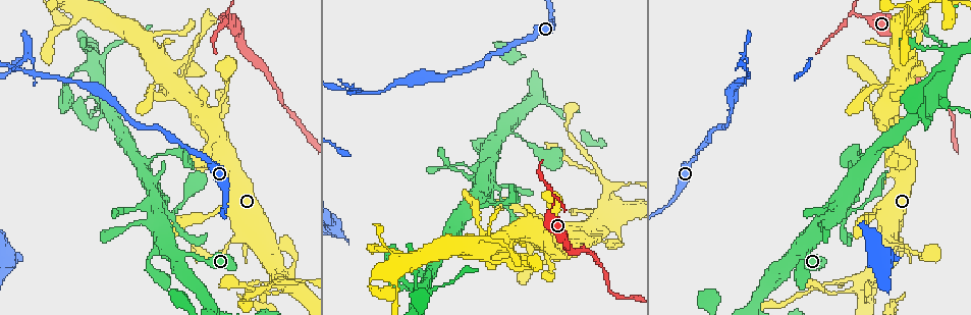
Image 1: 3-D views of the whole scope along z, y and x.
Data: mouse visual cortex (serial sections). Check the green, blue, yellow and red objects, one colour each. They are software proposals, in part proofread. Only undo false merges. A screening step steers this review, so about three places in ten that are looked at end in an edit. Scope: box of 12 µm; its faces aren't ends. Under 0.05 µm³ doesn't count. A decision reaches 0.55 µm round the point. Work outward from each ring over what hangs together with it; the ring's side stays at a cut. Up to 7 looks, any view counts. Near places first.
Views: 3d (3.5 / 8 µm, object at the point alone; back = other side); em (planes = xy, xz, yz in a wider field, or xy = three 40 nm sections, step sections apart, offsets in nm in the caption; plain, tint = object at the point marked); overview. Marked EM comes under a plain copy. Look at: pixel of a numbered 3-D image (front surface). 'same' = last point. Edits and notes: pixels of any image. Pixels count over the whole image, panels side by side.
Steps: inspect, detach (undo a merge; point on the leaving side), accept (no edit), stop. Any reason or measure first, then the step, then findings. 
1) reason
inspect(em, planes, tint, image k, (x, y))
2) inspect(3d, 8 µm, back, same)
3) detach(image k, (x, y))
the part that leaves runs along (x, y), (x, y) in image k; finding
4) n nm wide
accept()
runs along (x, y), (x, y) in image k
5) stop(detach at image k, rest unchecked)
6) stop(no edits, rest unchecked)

small branch off a trunk
inspect(3d, 3.5 µm, image 1, (603, 189))

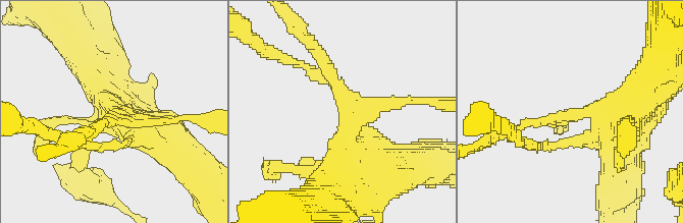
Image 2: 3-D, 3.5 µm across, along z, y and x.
now the EM
inspect(em, xy, step 5, tint, image 2, (569, 116))

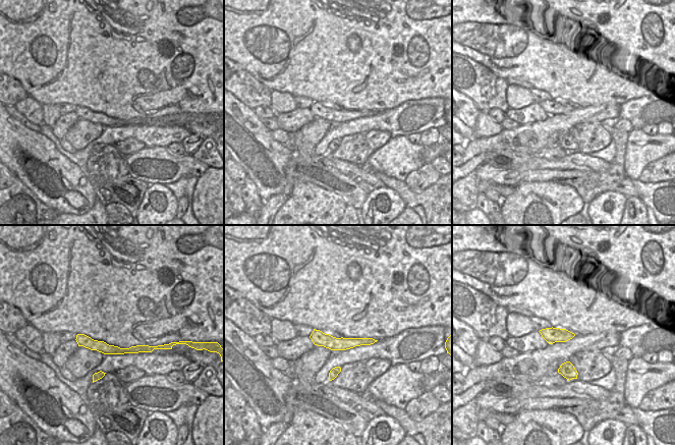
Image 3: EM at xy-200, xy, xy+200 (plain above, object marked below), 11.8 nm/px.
arms of 100, 150, 500 nm
accept()
runs along (631, 107), (513, 131) in image 2; continuous, no second cell

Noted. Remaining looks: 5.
a narrow waist
inspect(3d, 3.5 µm, image 1, (228, 15))

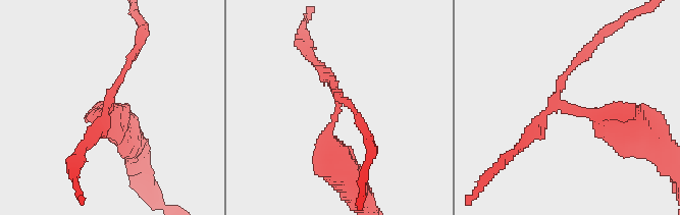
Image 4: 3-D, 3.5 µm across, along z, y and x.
now the EM
inspect(em, xy, step 5, tint, image 4, (340, 104))

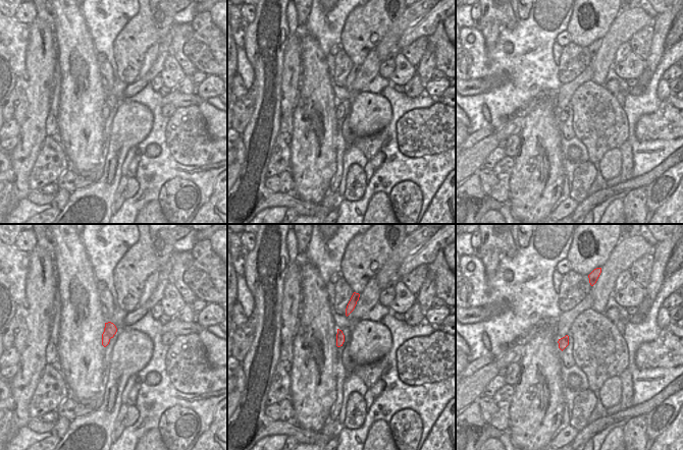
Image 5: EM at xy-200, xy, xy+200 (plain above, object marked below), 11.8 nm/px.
detach(image 4, (325, 78))
the part that leaves runs along (338, 110), (332, 82), (305, 43) in image 4; a second cell is stuck on

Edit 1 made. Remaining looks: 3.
redraw
inspect(overview)

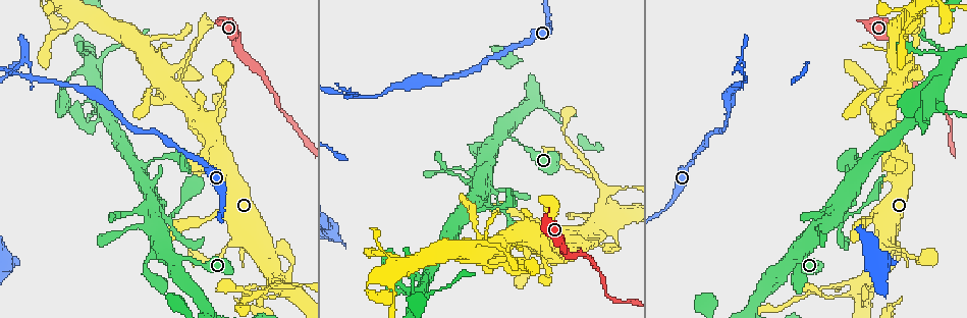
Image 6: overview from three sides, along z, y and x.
sudden change in width
inspect(3d, 3.5 µm, back, image 6, (139, 228))

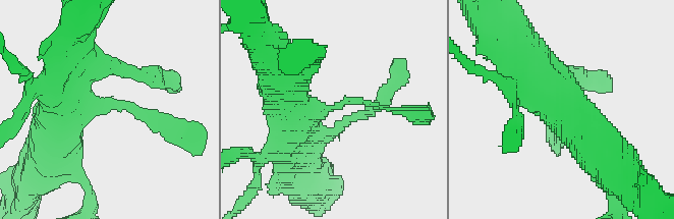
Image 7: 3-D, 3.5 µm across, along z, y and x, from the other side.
arms of 100, 600 nm; need the tissue
inspect(em, xy, step 3, tint, image 7, (334, 106))

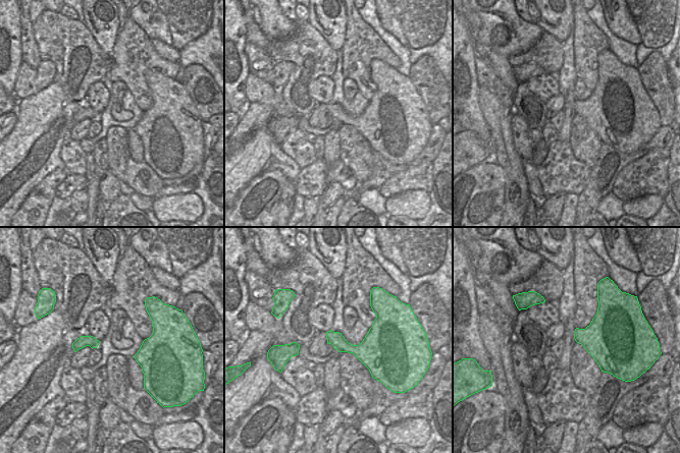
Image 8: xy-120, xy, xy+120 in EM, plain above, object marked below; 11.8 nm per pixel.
accept()
runs along (57, 118), (66, 99), (129, 105), (164, 130) in image 7; continuous, no second cell

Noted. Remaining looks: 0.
stop(detach at image 4, rest unchecked)

